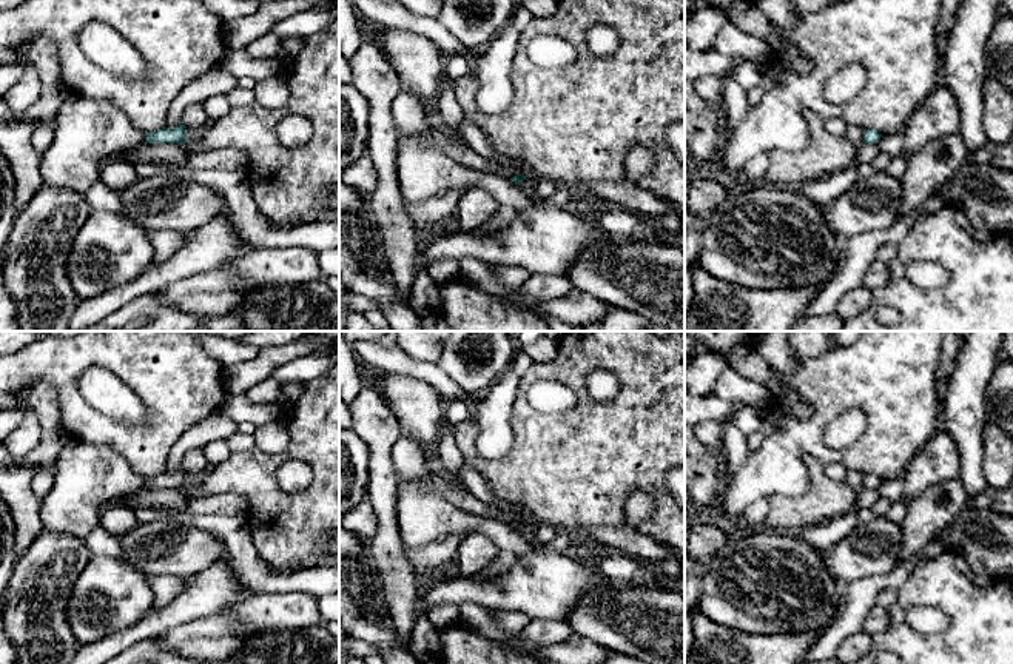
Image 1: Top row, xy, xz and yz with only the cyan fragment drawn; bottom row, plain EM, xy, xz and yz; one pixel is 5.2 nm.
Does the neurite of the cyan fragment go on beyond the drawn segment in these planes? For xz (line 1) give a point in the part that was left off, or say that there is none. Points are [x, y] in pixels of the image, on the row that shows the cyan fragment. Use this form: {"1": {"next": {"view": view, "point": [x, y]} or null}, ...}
{"1": {"next": null}}

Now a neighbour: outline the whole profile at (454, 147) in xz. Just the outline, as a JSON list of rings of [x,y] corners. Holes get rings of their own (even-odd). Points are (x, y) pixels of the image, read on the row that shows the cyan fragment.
[[[435,129],[430,136],[424,137],[424,142],[439,148],[447,157],[475,173],[496,174],[506,179],[530,174],[530,169],[524,163],[500,165],[498,162],[484,159],[461,137],[452,136],[444,129]]]

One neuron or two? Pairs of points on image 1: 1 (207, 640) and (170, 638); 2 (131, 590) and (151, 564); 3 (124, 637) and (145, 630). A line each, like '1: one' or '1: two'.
1: one
2: two
3: one

